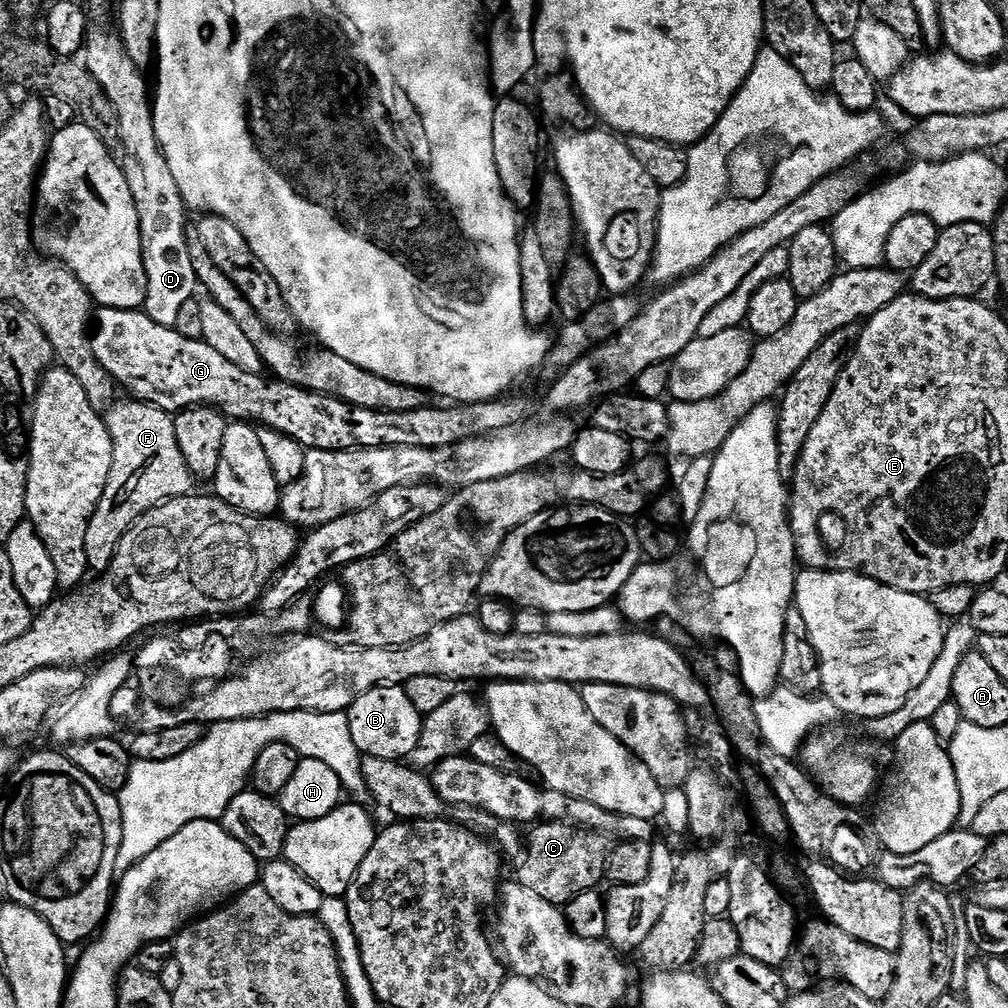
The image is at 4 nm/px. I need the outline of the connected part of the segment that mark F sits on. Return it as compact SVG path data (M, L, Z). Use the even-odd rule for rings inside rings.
M128 398L128 401L117 402L106 413L108 433L112 439L112 465L110 478L106 482L106 490L102 490L102 498L90 518L90 526L86 526L86 562L93 573L103 574L112 564L112 555L122 542L126 530L142 514L151 508L163 504L165 500L173 500L179 496L193 495L194 477L186 466L186 458L182 458L182 450L178 450L178 438L174 435L174 422L169 413L163 412L153 404L145 404L143 400Z

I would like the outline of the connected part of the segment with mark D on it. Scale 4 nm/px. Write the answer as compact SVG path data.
M93 23L89 27L82 56L89 74L98 78L98 86L106 90L106 98L110 98L114 106L114 114L118 114L119 151L124 152L122 167L126 186L130 186L130 194L134 198L138 226L141 227L142 262L146 270L146 298L142 310L154 318L154 322L174 326L181 307L197 295L198 285L188 245L190 212L178 190L178 182L174 182L170 162L166 162L166 154L160 148L158 134L154 130L150 84L148 88L142 68L131 60L119 31L112 29L111 32L104 24Z

